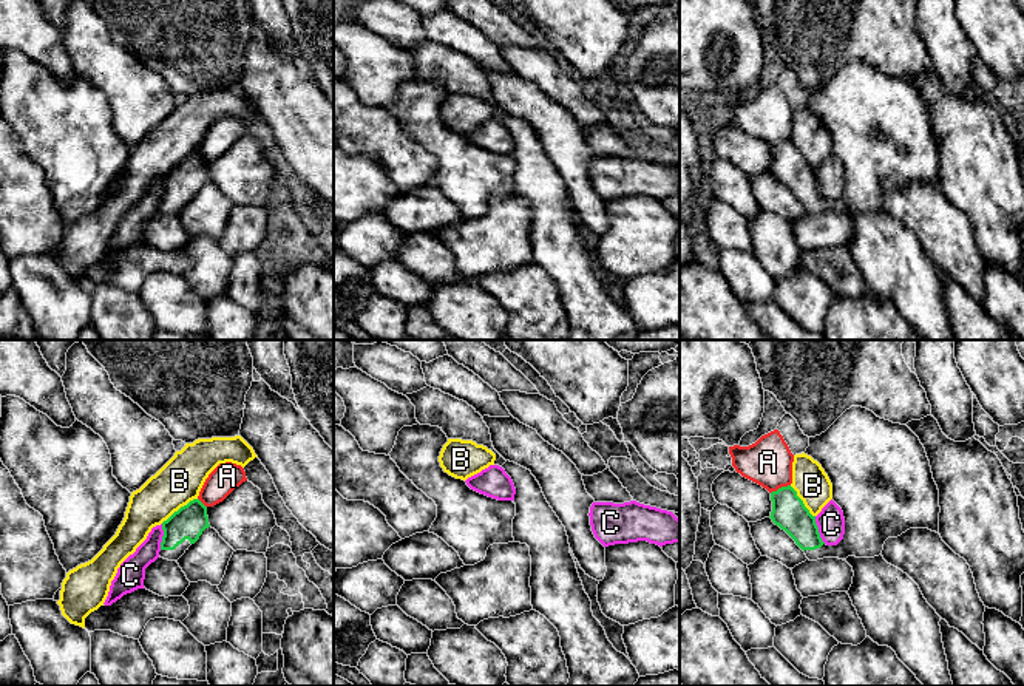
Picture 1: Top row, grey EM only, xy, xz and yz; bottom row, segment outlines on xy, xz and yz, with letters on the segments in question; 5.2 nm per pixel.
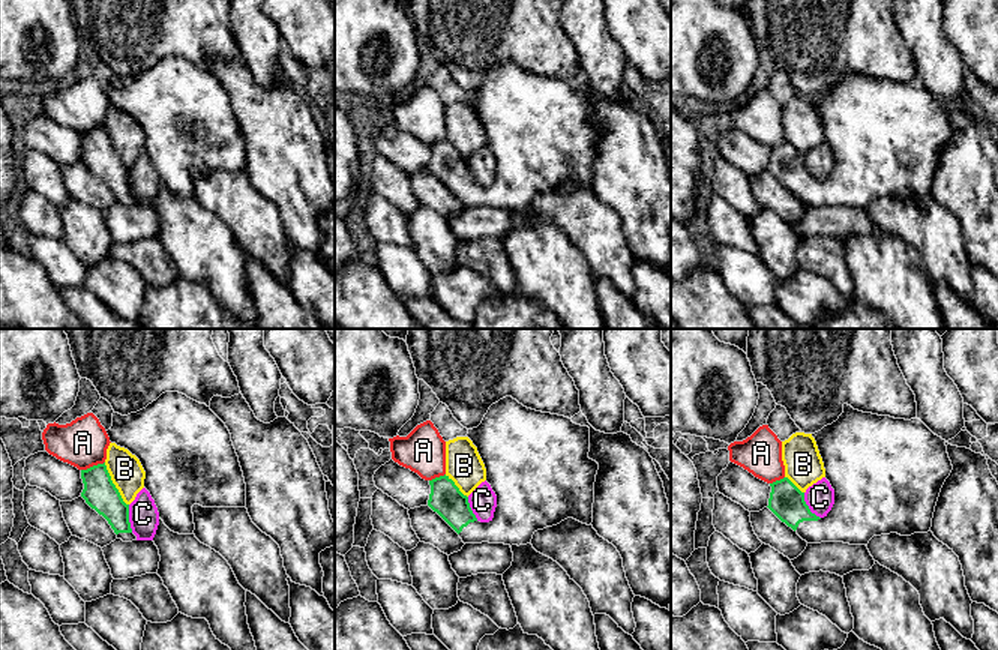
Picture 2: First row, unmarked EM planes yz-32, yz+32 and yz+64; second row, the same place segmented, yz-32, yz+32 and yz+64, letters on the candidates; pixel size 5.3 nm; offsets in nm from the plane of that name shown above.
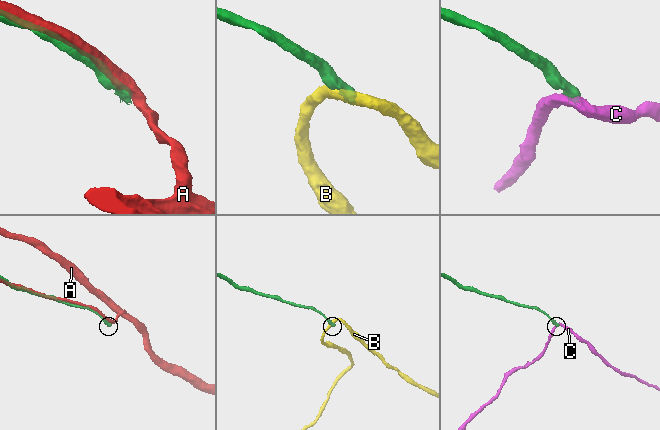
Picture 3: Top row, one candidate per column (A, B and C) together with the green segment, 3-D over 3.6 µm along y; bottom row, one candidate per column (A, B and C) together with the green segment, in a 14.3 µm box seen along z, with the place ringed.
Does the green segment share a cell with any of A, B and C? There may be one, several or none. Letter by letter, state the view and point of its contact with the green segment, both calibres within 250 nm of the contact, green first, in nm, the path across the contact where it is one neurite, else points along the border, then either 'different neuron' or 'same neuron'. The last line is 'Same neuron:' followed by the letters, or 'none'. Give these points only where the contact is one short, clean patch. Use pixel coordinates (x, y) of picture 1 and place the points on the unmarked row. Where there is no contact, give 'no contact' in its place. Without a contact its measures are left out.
A: contact yz (780, 142); calibres 180 and 260 nm; different neuron
B: contact xy (179, 163); calibres 170 and 240 nm; different neuron
C: contact yz (817, 184); calibres 180 and 140 nm; border yz (814, 170), (819, 190), (825, 196); different neuron
Same neuron: none

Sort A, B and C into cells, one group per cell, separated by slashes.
A / B / C

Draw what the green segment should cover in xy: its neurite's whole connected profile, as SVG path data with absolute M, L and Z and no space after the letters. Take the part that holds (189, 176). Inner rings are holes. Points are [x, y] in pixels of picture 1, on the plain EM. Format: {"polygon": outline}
{"polygon": "M199 153L190 155L162 176L164 190L159 210L178 215L209 181L207 161Z"}

